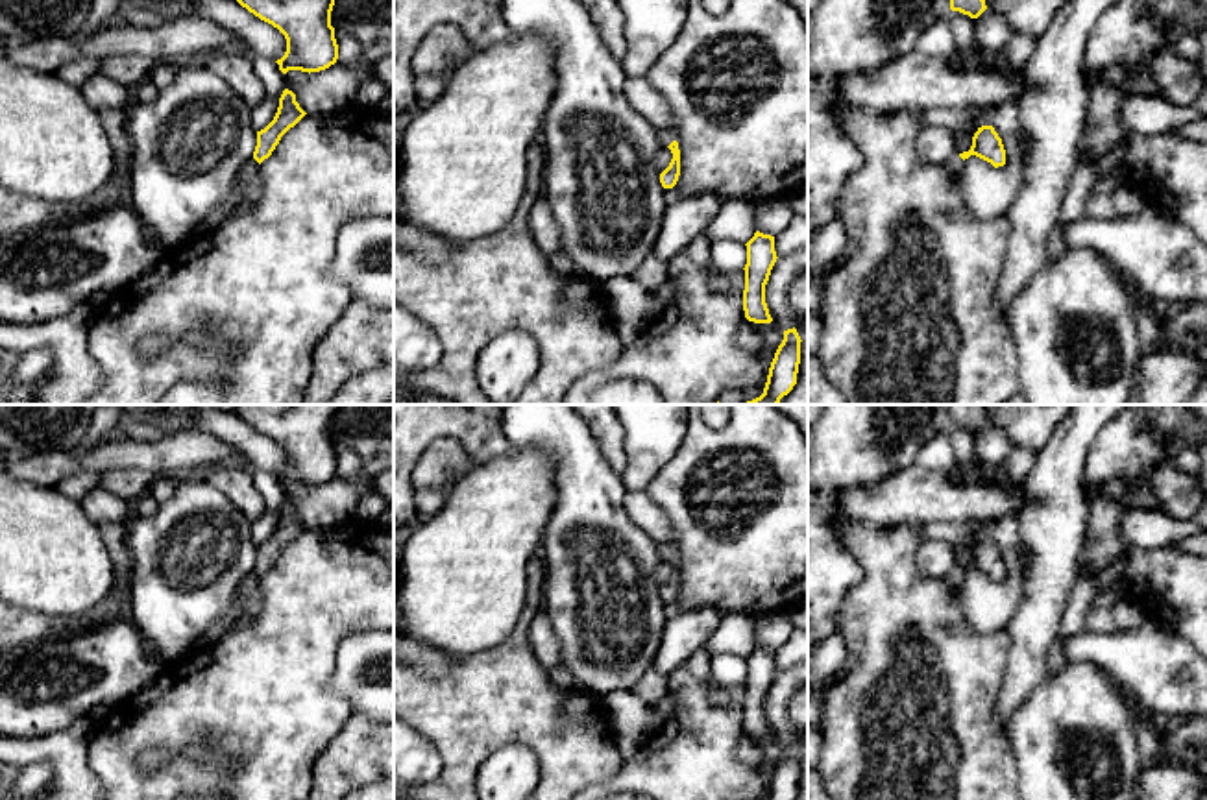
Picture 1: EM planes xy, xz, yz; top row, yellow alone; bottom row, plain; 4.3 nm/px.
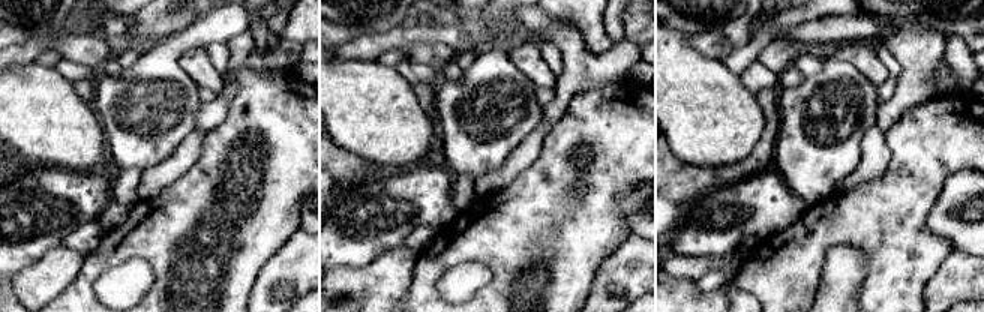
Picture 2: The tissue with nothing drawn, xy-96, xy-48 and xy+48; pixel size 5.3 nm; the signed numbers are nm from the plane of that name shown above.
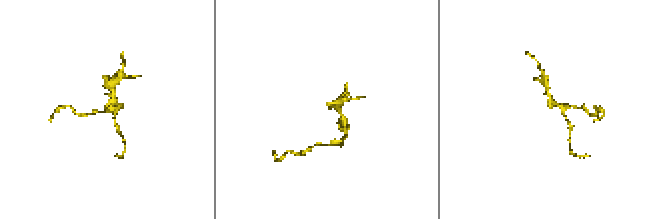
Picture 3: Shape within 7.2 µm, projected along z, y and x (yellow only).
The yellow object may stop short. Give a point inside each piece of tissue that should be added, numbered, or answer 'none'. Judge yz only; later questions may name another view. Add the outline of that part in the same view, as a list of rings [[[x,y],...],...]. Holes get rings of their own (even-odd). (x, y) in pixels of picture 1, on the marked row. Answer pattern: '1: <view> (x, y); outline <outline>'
1: yz (954, 163); outline [[[954,153],[946,163],[945,163],[946,170],[950,172],[952,177],[959,177],[961,176],[961,166],[963,166],[963,159]]]

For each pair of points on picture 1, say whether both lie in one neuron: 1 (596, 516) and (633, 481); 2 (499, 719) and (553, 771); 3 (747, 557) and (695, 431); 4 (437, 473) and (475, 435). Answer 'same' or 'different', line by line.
1: different
2: same
3: same
4: different

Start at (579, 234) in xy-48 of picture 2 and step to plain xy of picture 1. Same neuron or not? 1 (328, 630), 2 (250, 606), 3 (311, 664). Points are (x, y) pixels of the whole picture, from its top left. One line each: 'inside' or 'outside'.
1: inside
2: outside
3: inside

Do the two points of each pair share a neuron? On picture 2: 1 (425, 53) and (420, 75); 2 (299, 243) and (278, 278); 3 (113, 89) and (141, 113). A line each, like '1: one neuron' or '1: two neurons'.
1: two neurons
2: one neuron
3: one neuron

